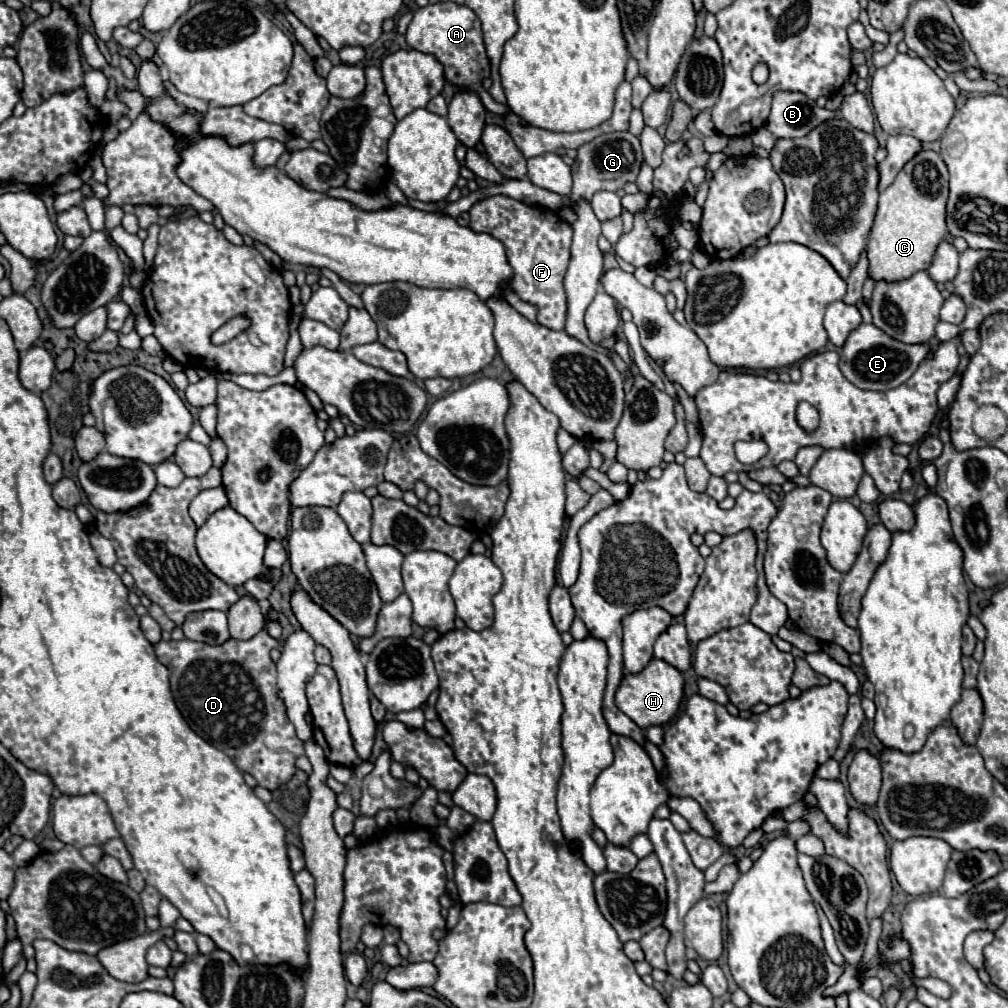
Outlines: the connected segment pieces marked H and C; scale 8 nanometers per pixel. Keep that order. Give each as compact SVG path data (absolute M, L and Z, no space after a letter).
M652 659L644 671L640 671L636 675L632 675L632 673L624 675L624 679L616 691L616 705L640 729L648 729L652 725L666 725L678 713L682 697L684 697L682 673L662 659Z
M926 149L902 167L896 181L880 193L876 221L868 237L866 255L870 261L868 277L872 281L896 283L932 265L936 247L948 233L946 199L948 169L938 153Z

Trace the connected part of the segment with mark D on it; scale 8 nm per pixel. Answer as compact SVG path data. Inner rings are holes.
M262 629L252 639L228 639L222 645L206 645L200 641L158 641L154 651L162 665L170 671L170 687L186 723L210 745L224 751L240 771L250 773L260 787L274 791L288 783L296 773L296 759L304 755L304 743L296 737L294 725L286 715L284 701L276 685L276 663L270 659L270 649L280 647L280 641Z

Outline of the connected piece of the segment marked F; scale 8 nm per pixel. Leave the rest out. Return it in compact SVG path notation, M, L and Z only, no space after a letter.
M494 195L472 205L470 229L478 233L490 233L492 237L498 237L504 243L508 261L514 269L512 279L514 293L522 301L532 303L538 309L540 325L554 331L564 329L568 305L562 281L570 261L570 243L572 243L570 225L550 209L530 207L506 195Z

